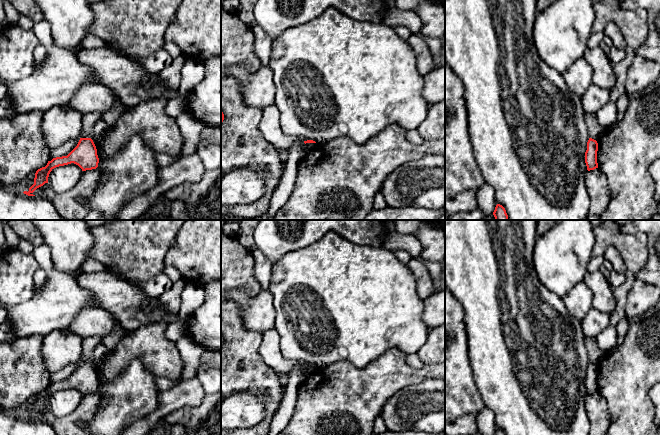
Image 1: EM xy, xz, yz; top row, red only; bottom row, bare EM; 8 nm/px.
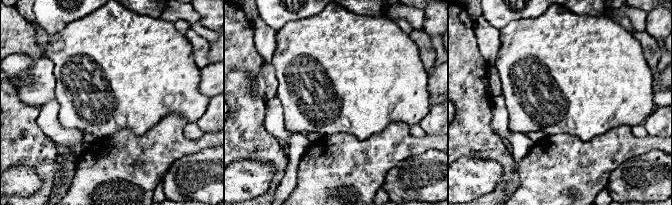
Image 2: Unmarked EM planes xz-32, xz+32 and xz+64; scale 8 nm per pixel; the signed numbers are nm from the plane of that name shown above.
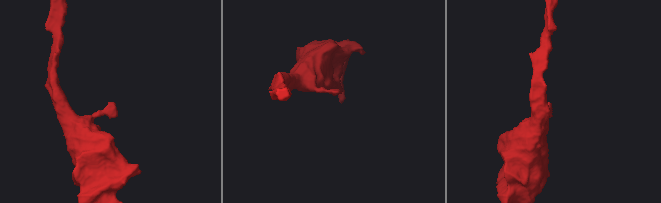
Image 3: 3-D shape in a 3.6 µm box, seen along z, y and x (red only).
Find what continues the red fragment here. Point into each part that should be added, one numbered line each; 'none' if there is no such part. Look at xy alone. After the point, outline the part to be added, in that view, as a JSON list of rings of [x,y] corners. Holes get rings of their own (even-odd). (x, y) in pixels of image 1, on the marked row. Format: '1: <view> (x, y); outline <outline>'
none

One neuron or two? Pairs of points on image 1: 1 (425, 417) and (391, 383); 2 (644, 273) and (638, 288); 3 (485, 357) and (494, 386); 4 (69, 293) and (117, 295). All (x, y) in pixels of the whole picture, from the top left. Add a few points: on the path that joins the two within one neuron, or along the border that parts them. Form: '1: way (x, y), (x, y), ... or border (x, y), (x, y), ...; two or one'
1: border (420, 381), (398, 389), (382, 407); two
2: border (636, 278), (640, 278), (649, 284); two
3: way (492, 364), (494, 366), (494, 379); one
4: border (76, 278), (76, 282), (92, 295), (96, 306); two

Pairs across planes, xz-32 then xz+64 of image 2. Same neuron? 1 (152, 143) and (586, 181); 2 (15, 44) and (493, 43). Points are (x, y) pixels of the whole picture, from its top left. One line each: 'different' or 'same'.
1: same
2: different

